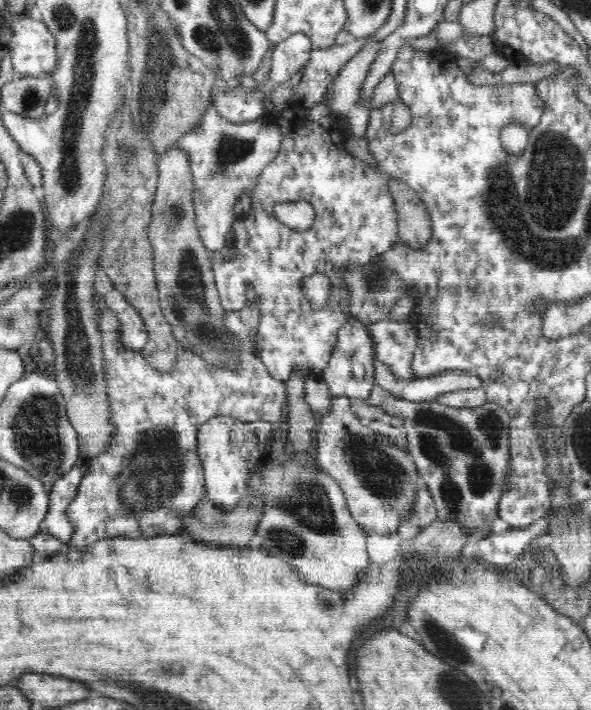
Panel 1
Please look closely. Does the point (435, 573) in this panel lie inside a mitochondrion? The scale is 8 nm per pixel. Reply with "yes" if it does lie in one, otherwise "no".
no

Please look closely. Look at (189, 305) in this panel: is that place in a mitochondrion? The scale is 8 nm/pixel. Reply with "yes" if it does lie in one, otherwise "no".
yes

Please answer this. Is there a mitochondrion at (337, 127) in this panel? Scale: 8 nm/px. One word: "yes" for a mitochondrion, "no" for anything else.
no

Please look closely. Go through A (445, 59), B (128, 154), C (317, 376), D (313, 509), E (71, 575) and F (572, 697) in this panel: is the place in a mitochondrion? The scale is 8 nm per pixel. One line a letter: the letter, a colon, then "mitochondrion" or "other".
A: other
B: mitochondrion
C: other
D: mitochondrion
E: other
F: other

